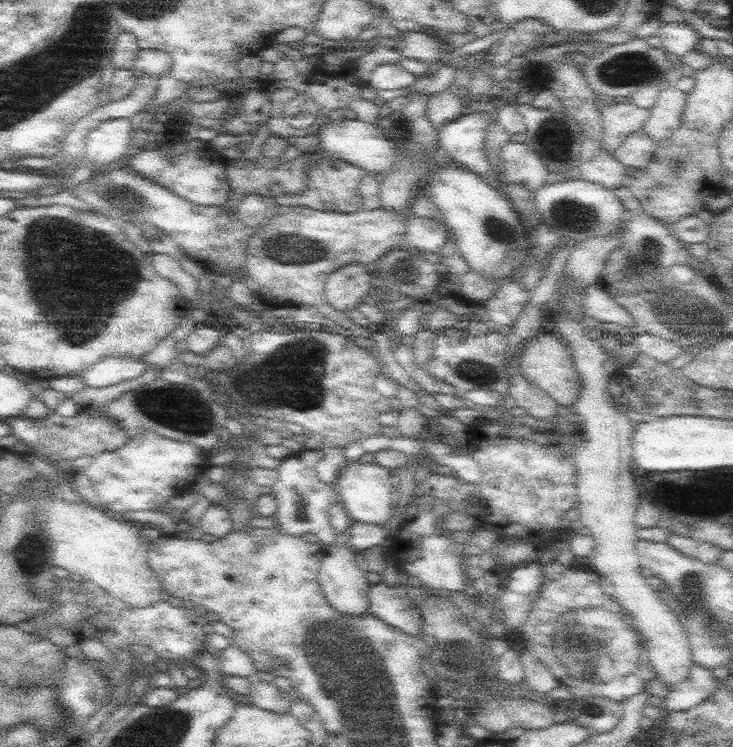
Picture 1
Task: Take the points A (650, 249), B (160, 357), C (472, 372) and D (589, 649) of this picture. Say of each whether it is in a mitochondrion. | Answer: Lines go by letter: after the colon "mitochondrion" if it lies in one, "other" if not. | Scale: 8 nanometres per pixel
A: mitochondrion
B: other
C: mitochondrion
D: mitochondrion

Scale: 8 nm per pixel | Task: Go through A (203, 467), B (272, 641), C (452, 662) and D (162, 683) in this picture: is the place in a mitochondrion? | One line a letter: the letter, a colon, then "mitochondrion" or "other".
A: other
B: other
C: mitochondrion
D: other

